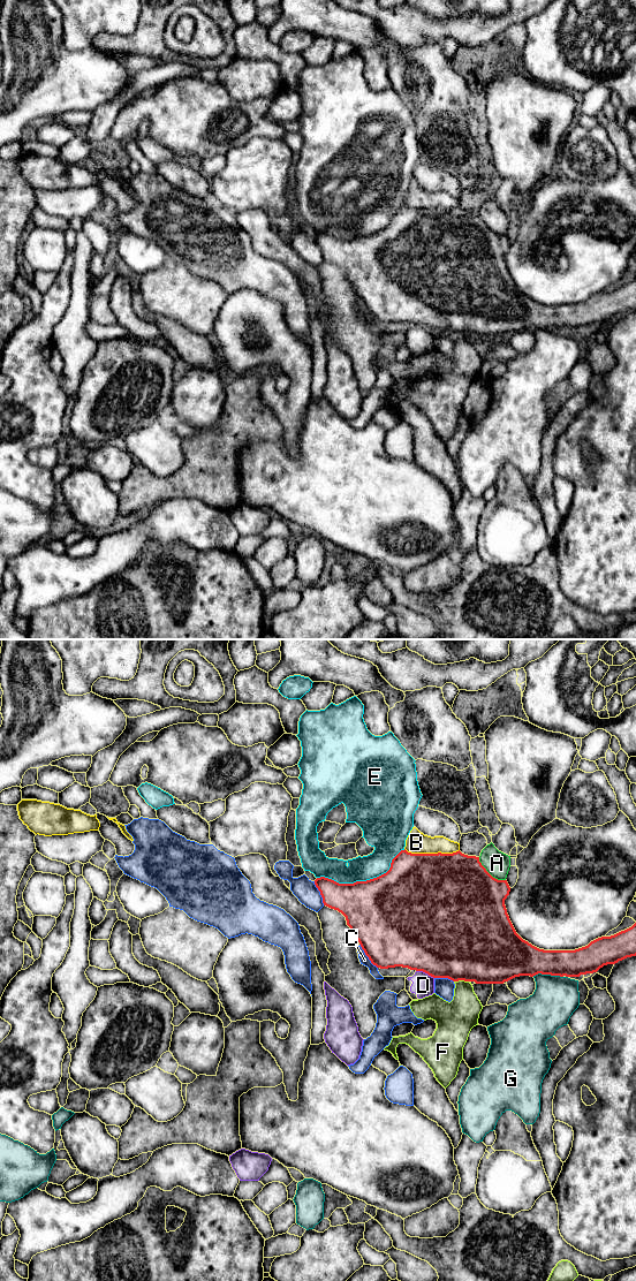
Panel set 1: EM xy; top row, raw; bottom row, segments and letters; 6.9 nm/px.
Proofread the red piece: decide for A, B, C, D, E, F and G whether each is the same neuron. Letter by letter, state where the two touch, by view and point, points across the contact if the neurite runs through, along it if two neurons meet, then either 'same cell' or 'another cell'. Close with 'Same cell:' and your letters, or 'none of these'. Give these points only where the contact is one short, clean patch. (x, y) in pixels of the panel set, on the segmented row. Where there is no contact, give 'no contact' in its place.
A: xy (489, 873) | another cell
B: xy (432, 854) | another cell
C: xy (366, 955) | another cell
D: xy (425, 972) | another cell
E: xy (363, 881) | another cell
F: xy (461, 979) | another cell
G: xy (547, 973) | another cell
Same cell: none of these

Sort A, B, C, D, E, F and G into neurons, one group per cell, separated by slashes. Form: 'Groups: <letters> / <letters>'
Groups: A / B / C / D / E / F / G

